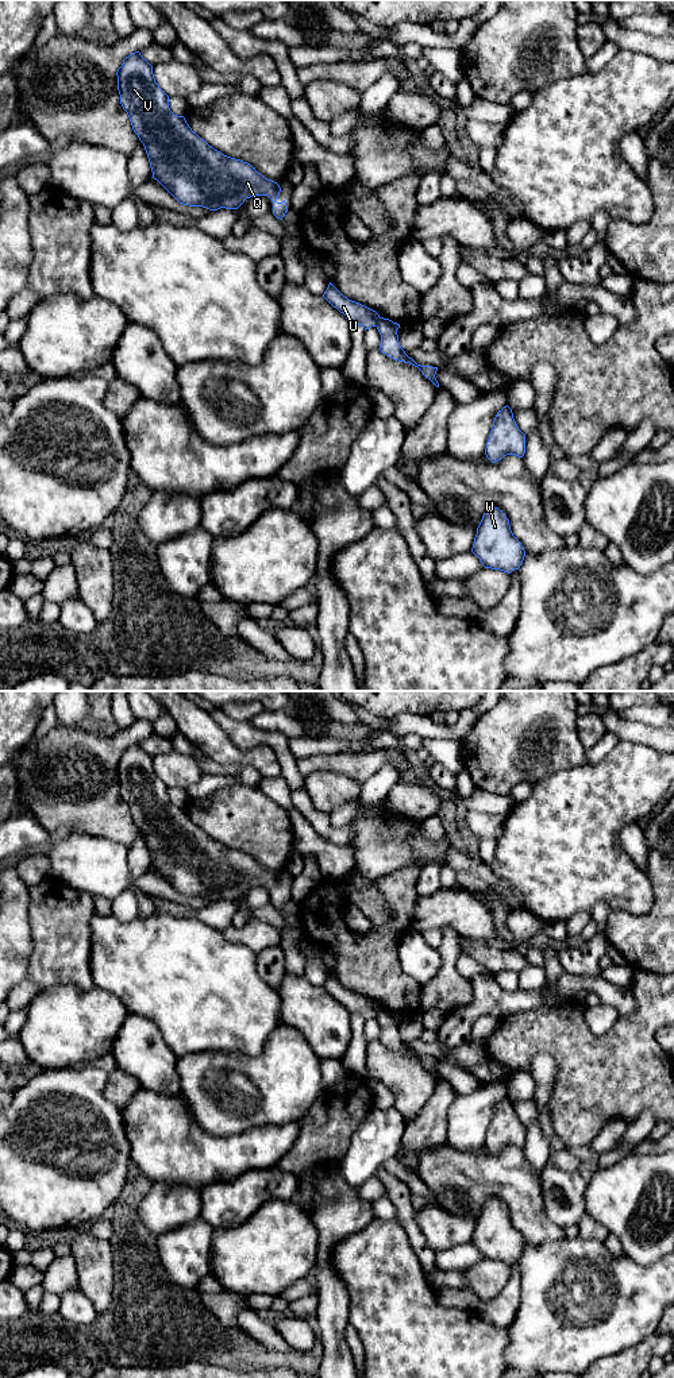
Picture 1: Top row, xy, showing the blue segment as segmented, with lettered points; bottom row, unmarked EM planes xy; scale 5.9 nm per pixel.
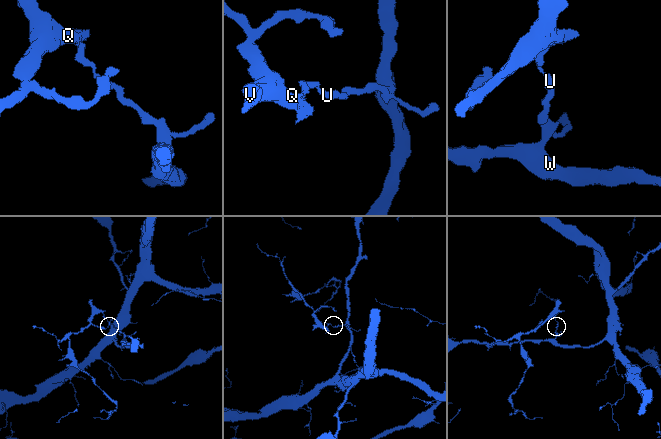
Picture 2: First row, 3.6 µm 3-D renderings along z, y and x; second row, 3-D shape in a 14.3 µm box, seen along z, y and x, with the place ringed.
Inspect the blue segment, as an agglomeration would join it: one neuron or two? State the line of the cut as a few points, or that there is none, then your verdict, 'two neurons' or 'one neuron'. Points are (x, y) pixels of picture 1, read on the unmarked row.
xy (381, 1008), (376, 1016) | two neurons

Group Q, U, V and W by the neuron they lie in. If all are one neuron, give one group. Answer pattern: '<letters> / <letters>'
Q U V / W

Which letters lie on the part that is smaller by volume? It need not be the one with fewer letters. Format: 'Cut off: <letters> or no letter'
Cut off: Q, U, V

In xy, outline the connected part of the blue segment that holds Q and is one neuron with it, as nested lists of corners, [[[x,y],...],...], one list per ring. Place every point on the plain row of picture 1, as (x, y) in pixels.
[[[135,742],[123,750],[122,757],[116,763],[118,781],[120,795],[127,803],[132,821],[143,834],[153,869],[157,871],[180,895],[189,898],[203,898],[209,902],[220,899],[238,900],[246,889],[253,887],[267,887],[273,892],[273,906],[282,911],[288,903],[285,891],[277,893],[281,879],[277,873],[265,869],[250,854],[222,845],[192,822],[184,807],[174,806],[169,799],[169,787],[155,773],[153,757]]]

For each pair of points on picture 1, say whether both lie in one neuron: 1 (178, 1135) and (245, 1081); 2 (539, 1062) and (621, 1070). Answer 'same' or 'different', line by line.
1: different
2: different

